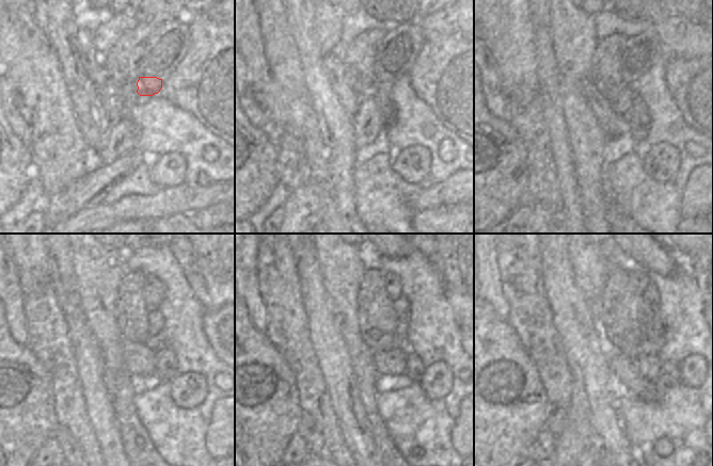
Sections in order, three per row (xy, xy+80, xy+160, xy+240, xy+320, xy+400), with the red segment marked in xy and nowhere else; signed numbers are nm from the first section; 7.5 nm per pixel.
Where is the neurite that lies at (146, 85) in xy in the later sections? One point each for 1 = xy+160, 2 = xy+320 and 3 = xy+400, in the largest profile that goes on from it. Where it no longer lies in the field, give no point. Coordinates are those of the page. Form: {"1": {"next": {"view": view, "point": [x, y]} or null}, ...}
{"1": {"next": {"view": "xy+160", "point": [638, 124]}}, "2": {"next": {"view": "xy+320", "point": [414, 369]}}, "3": {"next": {"view": "xy+400", "point": [668, 376]}}}

